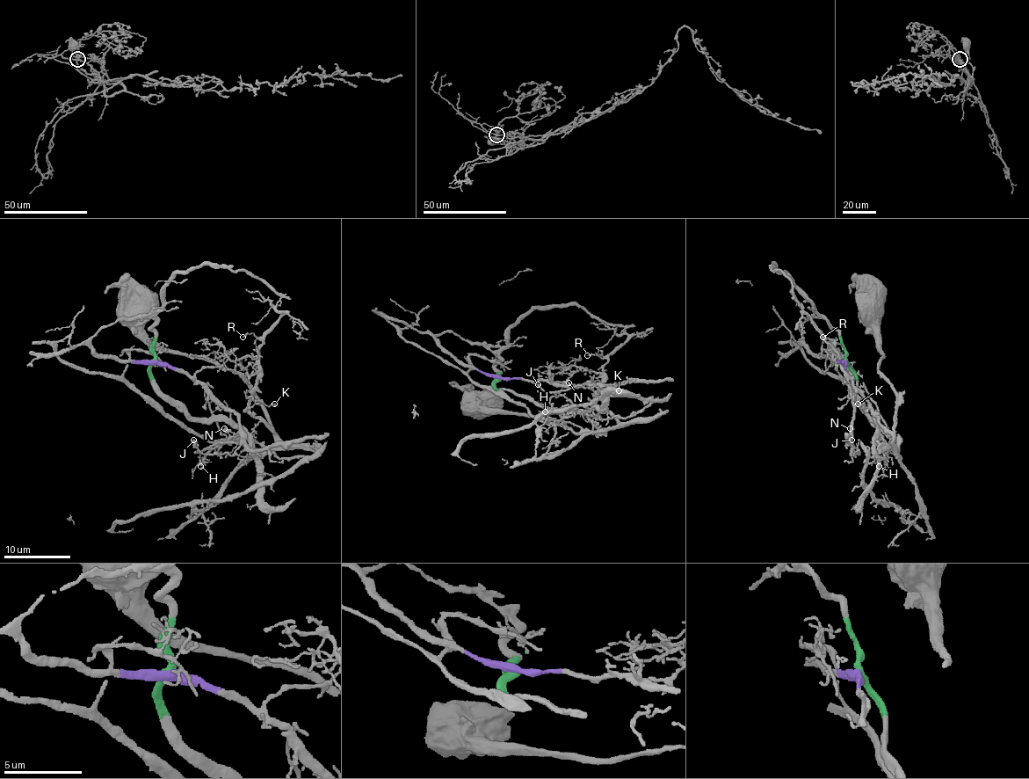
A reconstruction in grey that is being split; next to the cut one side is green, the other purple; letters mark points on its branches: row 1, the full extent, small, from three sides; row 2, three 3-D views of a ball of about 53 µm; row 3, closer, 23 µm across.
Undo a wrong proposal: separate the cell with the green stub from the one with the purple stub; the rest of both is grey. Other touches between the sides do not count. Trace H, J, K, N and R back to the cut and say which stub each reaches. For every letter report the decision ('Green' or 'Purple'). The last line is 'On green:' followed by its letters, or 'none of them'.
H: Green
J: Purple
K: Green
N: Purple
R: Green
On green: H, K, R

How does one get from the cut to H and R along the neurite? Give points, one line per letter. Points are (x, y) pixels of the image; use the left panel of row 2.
H: (154, 360), (154, 383), (192, 417), (232, 421), (249, 440), (208, 446), (200, 466)
R: (154, 360), (154, 383), (165, 395), (247, 445), (258, 421), (250, 400), (264, 343), (243, 337)

